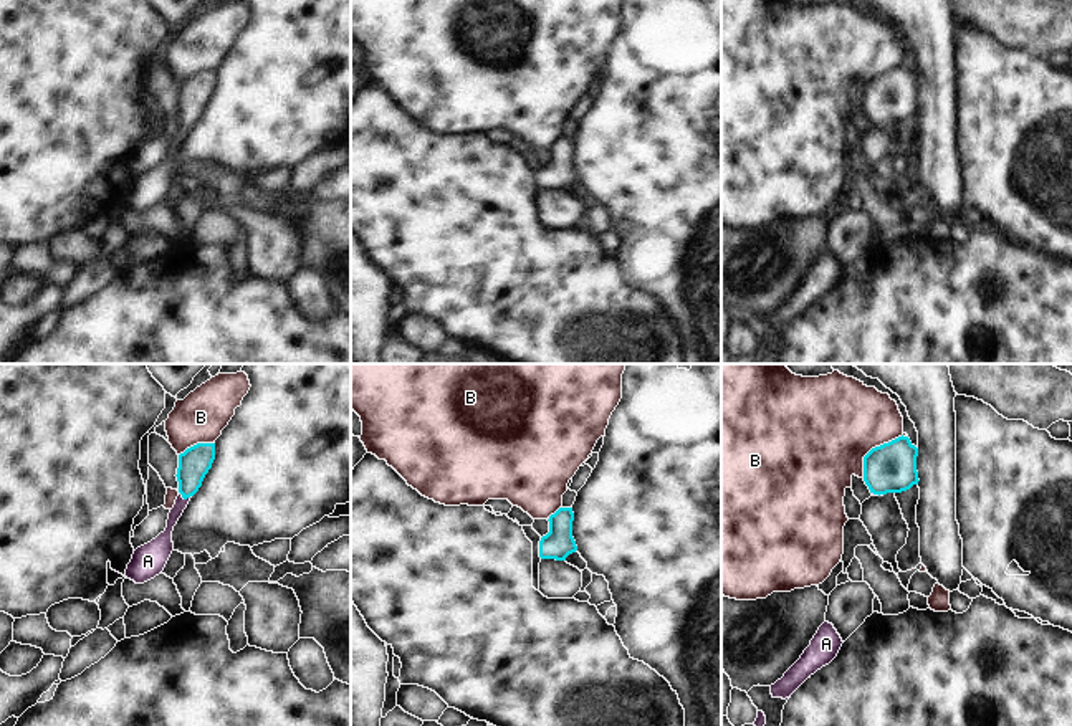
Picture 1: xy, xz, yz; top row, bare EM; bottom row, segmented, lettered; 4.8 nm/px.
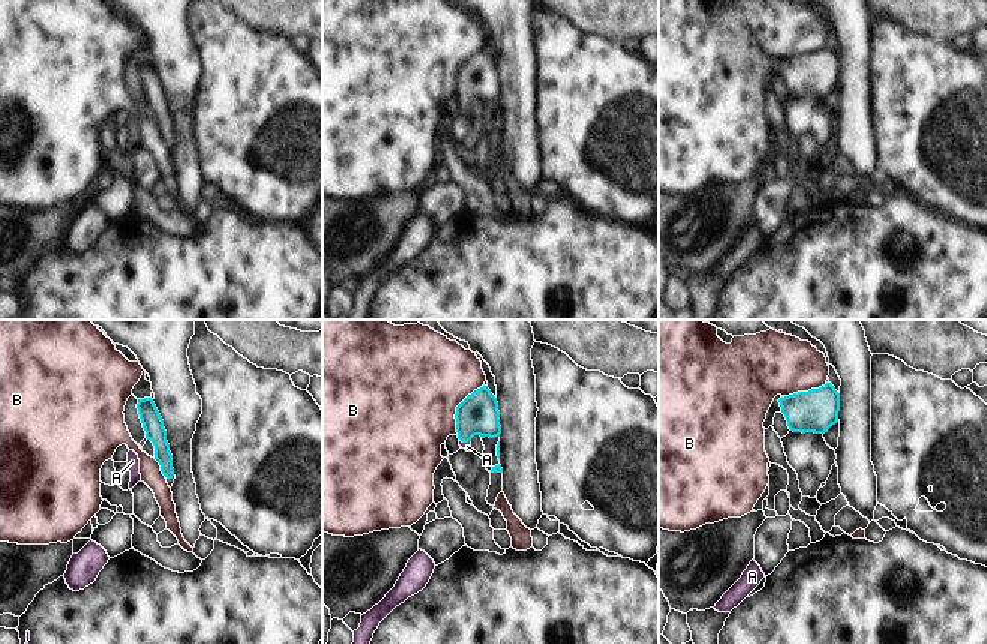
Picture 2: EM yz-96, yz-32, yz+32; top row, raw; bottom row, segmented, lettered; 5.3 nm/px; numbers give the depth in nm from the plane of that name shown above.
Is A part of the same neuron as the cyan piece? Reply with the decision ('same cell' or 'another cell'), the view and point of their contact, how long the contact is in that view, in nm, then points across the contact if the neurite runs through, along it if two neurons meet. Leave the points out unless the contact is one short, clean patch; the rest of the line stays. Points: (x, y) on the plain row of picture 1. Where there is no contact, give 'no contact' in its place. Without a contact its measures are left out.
same cell; contact xy (184, 128); length 70 nm; way xy (194, 93), (184, 128), (162, 174)

